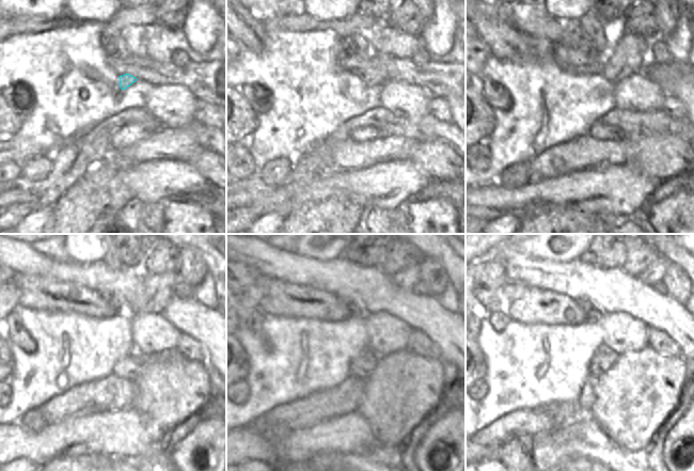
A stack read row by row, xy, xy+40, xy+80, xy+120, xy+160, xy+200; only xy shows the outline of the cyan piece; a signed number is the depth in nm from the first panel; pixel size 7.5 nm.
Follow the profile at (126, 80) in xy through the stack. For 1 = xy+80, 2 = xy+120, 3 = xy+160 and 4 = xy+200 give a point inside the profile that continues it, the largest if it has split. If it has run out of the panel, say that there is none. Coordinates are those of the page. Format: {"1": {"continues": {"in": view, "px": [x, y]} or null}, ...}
{"1": {"continues": {"in": "xy+80", "px": [628, 55]}}, "2": {"continues": {"in": "xy+120", "px": [154, 293]}}, "3": {"continues": {"in": "xy+160", "px": [407, 279]}}, "4": {"continues": {"in": "xy+200", "px": [655, 272]}}}

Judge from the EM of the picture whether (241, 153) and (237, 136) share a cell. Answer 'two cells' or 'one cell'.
two cells

